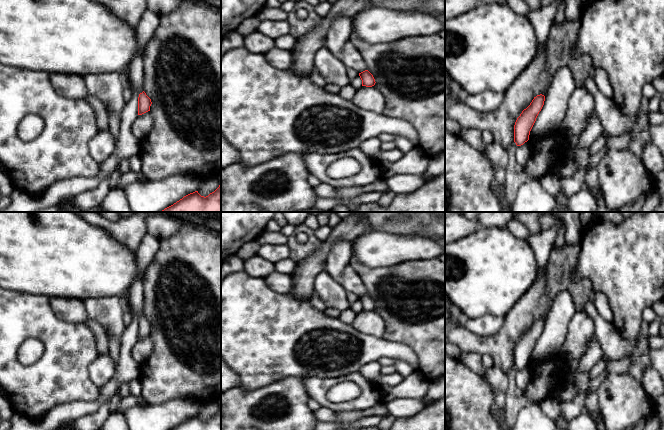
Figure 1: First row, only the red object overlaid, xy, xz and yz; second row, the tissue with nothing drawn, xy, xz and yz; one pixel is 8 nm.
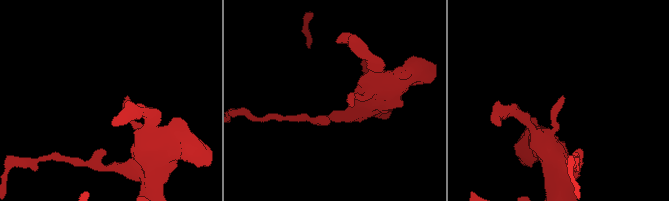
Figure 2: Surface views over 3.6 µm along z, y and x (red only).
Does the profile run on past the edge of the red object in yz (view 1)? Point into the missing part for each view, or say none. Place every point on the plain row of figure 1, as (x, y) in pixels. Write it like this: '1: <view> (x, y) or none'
1: none

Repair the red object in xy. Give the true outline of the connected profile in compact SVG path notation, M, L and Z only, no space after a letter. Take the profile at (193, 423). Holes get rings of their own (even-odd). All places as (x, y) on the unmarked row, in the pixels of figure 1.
M221 408L206 421L195 415L184 420L171 430L221 430Z

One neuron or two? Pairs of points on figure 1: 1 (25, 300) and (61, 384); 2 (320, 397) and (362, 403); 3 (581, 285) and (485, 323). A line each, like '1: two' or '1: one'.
1: one
2: one
3: two

